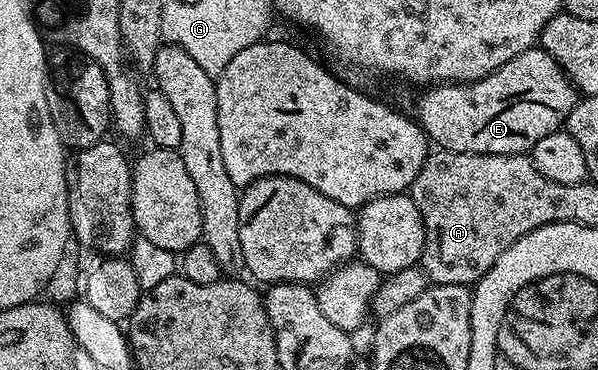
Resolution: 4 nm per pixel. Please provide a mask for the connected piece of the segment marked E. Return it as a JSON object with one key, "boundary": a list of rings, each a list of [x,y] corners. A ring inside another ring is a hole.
{"boundary":[[[540,48],[523,52],[519,56],[515,56],[515,60],[507,60],[507,64],[503,64],[503,68],[483,76],[478,82],[446,82],[444,84],[433,84],[422,90],[425,91],[422,92],[421,99],[417,102],[416,121],[434,147],[450,150],[456,154],[529,154],[533,146],[539,144],[539,140],[543,140],[543,136],[551,136],[551,132],[564,127],[565,119],[573,111],[573,105],[579,101],[579,91],[570,82],[569,77],[565,75],[561,65],[547,51]]]}

